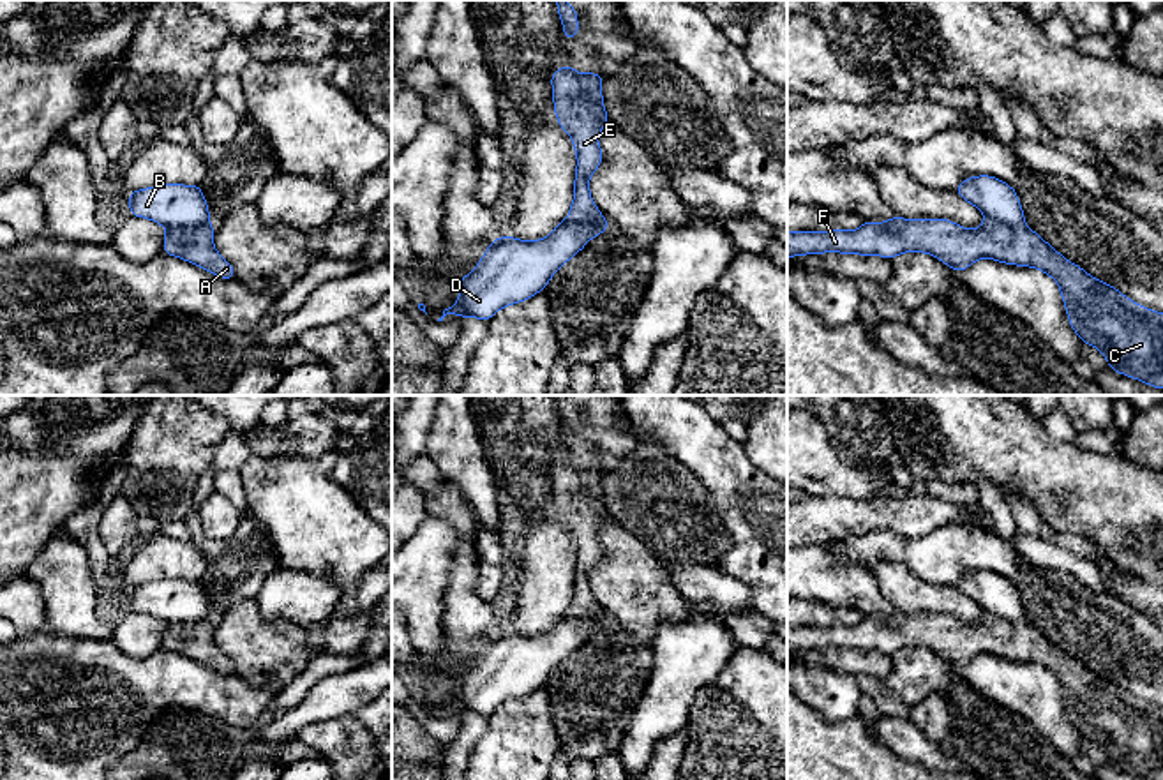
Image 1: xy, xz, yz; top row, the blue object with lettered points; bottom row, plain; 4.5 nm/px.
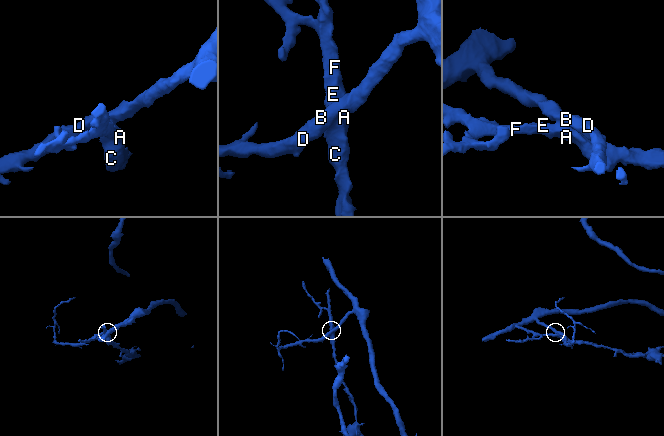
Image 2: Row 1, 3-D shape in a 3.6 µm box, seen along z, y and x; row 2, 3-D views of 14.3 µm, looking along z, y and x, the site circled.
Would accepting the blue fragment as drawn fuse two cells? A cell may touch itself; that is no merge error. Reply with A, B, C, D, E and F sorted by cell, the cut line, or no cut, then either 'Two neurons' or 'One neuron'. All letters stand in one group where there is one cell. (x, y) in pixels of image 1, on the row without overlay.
Groups: A C E F / B D. Split along xy (207, 618), (172, 622), (168, 625). Two neurons

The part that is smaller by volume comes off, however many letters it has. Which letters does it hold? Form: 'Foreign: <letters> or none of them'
Foreign: A, C, E, F

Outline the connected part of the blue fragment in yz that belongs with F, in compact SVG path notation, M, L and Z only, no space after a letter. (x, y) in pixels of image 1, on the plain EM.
M895 611L884 618L865 616L852 626L838 623L831 626L787 626L787 653L826 648L881 651L886 655L904 648L925 648L957 669L983 653L1002 660L1038 664L1057 678L1071 725L1084 739L1094 741L1114 768L1145 780L1163 780L1163 708L1135 699L1112 679L1098 676L1082 662L1068 656L1027 621L1006 621L985 612L978 625L971 625L941 612L909 616Z

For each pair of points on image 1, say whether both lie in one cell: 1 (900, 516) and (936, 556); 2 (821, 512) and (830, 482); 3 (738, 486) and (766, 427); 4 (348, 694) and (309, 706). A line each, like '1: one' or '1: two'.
1: two
2: two
3: two
4: one

